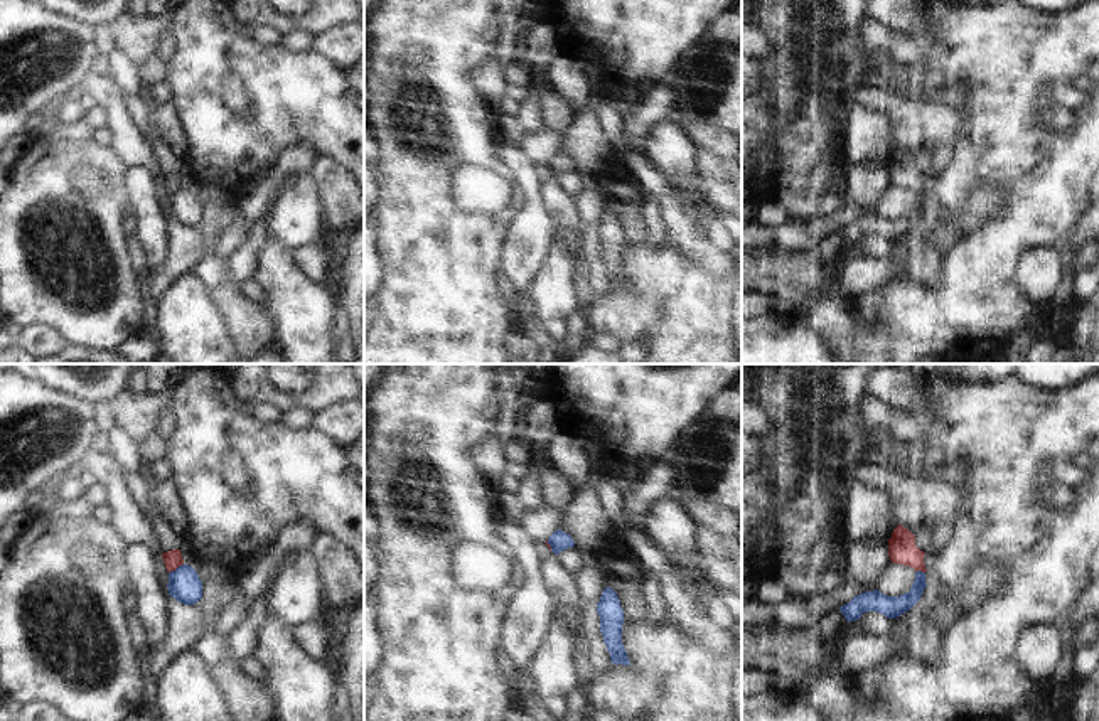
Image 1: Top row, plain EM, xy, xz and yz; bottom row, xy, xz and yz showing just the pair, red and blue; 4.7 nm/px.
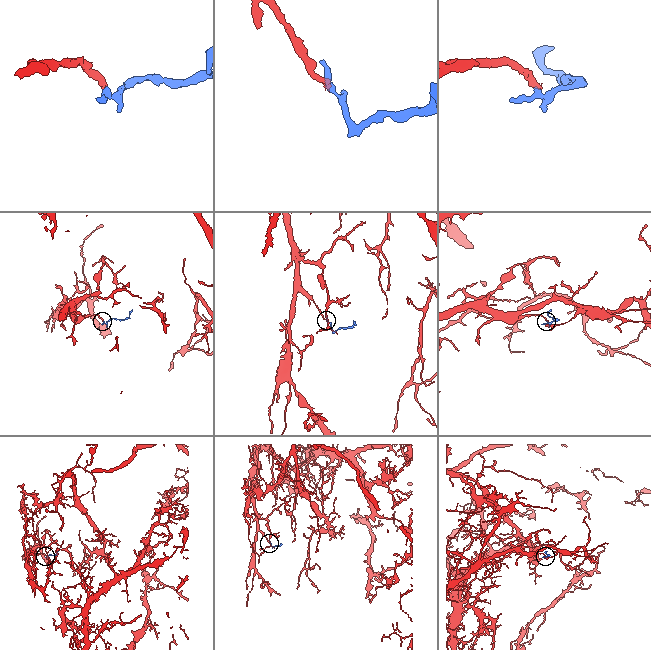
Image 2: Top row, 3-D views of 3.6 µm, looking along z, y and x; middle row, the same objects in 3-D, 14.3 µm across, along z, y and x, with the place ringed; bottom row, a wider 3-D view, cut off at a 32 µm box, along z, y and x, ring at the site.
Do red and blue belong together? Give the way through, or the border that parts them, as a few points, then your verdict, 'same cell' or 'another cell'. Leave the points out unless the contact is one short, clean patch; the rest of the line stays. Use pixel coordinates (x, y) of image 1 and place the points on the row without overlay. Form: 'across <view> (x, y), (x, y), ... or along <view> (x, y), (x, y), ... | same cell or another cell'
along xy (182, 186), (169, 196) | another cell

